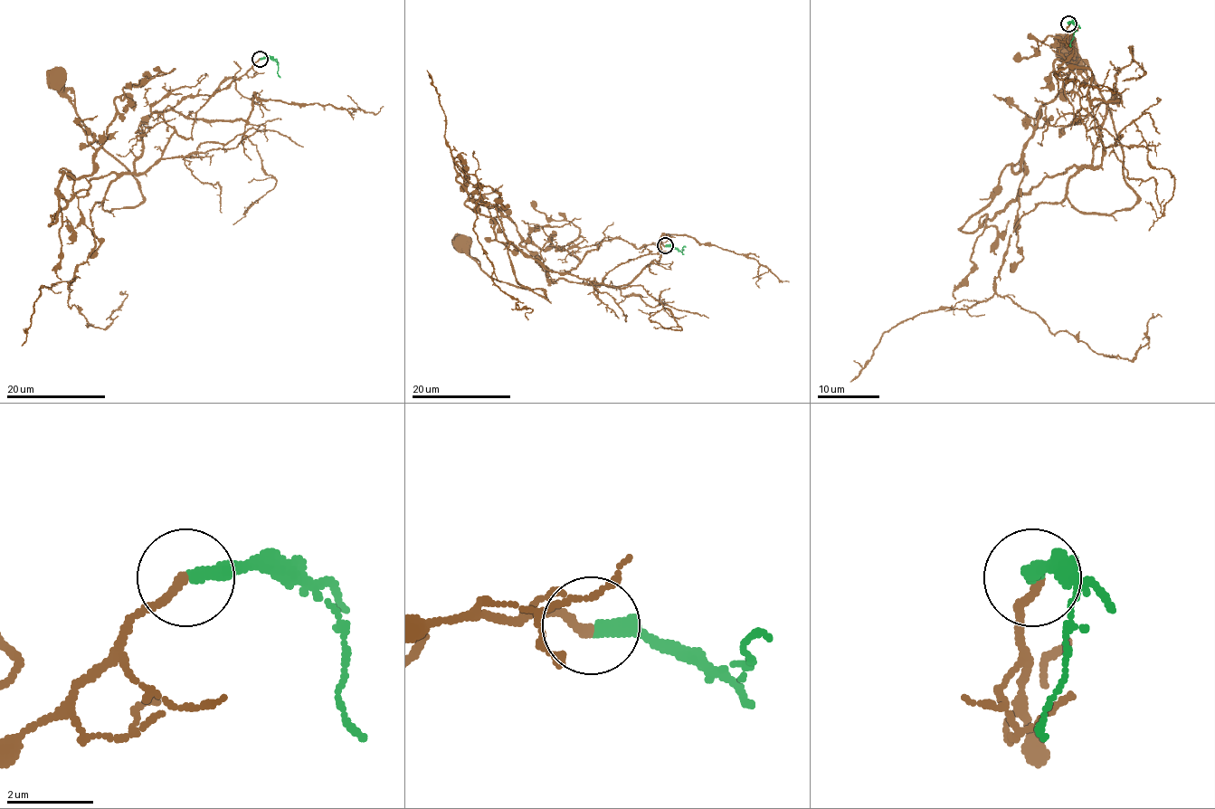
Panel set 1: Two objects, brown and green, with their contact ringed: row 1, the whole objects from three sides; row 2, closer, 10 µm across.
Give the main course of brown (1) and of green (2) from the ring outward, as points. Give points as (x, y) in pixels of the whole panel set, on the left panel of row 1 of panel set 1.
1: (260, 59), (190, 138), (109, 185), (109, 212), (142, 201), (136, 178), (52, 79)
2: (260, 59), (273, 60), (280, 78)

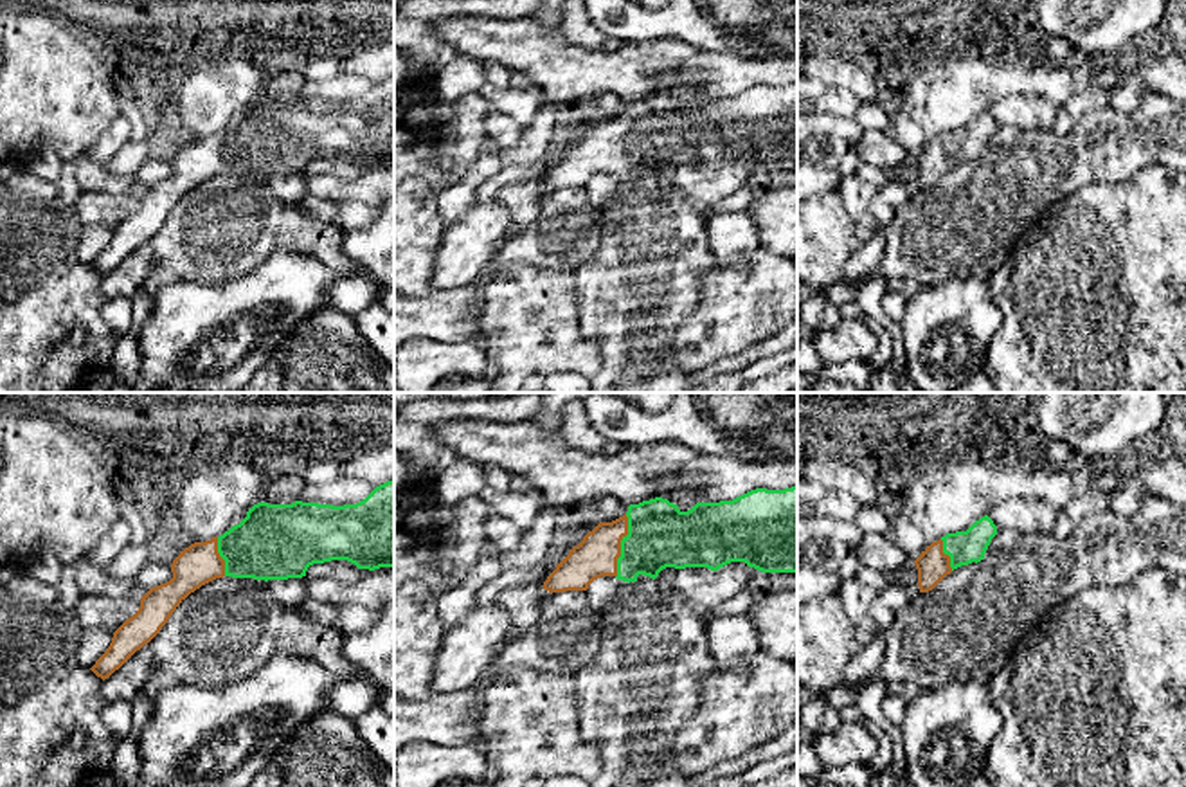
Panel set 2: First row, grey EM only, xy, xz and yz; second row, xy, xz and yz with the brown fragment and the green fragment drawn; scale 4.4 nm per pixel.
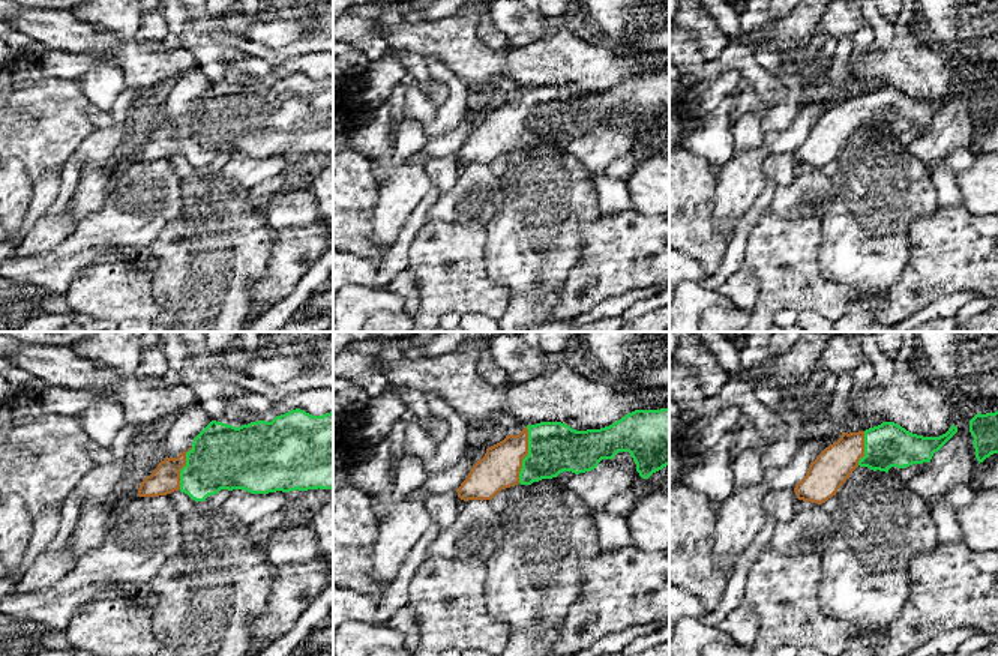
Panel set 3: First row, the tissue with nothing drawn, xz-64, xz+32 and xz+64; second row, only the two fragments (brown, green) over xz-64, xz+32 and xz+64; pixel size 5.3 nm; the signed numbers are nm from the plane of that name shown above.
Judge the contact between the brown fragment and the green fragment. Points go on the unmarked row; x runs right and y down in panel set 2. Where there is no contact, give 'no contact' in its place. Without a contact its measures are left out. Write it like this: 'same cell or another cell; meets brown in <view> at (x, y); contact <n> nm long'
same cell; meets brown in xz at (619, 143); contact 300 nm long

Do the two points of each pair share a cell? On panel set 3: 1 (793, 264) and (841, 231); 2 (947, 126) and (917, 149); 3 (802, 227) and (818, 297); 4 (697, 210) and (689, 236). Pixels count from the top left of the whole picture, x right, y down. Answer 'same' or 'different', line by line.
1: different
2: same
3: same
4: same

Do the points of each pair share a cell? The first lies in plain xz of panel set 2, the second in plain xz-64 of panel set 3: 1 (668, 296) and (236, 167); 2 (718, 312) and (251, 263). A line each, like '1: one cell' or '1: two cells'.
1: two cells
2: two cells

